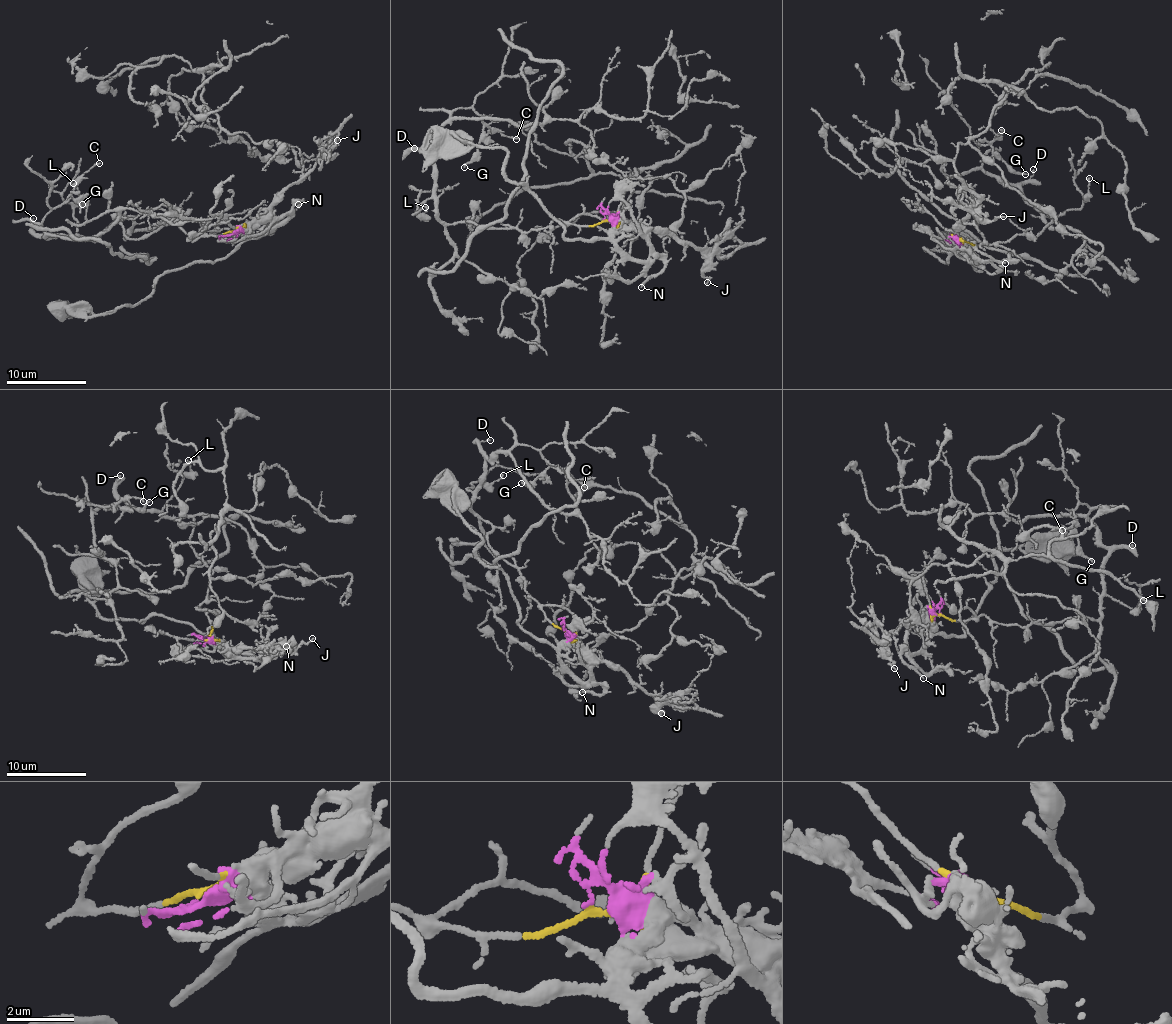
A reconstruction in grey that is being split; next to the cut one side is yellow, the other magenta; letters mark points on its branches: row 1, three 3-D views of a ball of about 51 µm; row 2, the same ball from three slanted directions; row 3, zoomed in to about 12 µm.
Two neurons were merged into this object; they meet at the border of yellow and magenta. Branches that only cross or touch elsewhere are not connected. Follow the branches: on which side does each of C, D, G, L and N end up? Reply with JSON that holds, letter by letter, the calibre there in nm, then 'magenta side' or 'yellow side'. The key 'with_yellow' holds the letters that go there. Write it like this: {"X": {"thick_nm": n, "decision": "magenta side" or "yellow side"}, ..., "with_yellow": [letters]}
{"C": {"thick_nm": 160, "decision": "yellow side"}, "D": {"thick_nm": 120, "decision": "yellow side"}, "G": {"thick_nm": 170, "decision": "yellow side"}, "L": {"thick_nm": 150, "decision": "yellow side"}, "N": {"thick_nm": 190, "decision": "magenta side"}, "with_yellow": ["C", "D", "G", "L"]}

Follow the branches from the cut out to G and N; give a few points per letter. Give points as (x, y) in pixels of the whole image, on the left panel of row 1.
G: (231, 232), (194, 241), (176, 224), (139, 239), (116, 223), (45, 239), (41, 219), (82, 203)
N: (230, 235), (264, 236), (289, 217), (299, 204)

